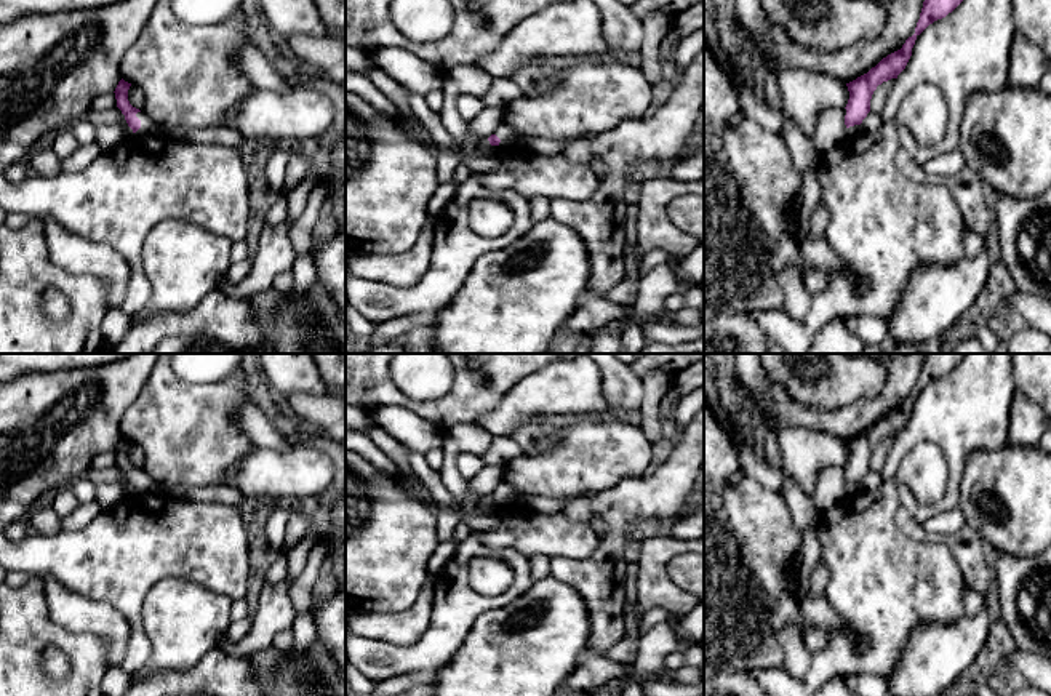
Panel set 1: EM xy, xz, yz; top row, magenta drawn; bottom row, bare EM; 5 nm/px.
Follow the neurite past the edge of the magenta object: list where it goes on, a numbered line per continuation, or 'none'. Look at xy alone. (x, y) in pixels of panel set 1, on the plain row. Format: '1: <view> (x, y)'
1: xy (147, 485)

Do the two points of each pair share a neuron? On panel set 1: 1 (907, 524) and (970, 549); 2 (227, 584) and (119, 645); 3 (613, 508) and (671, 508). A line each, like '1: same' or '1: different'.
1: same
2: different
3: same

